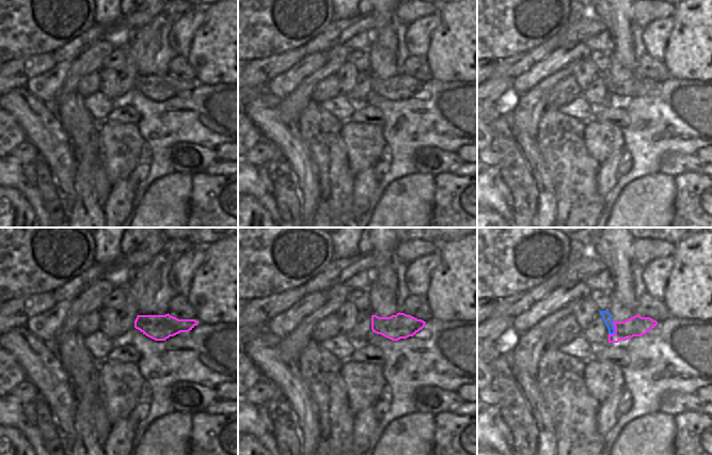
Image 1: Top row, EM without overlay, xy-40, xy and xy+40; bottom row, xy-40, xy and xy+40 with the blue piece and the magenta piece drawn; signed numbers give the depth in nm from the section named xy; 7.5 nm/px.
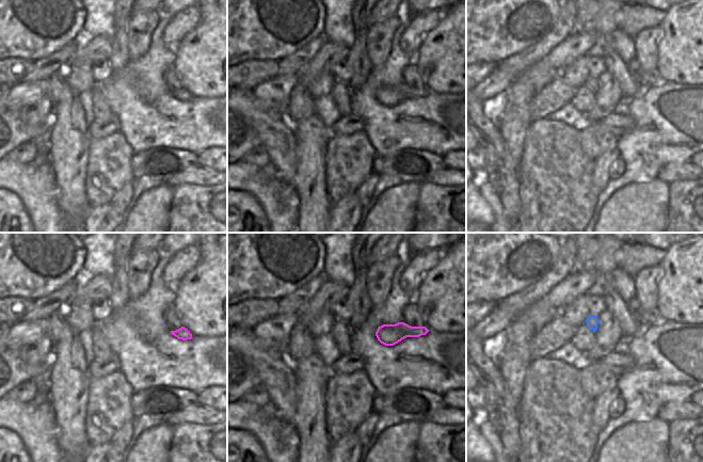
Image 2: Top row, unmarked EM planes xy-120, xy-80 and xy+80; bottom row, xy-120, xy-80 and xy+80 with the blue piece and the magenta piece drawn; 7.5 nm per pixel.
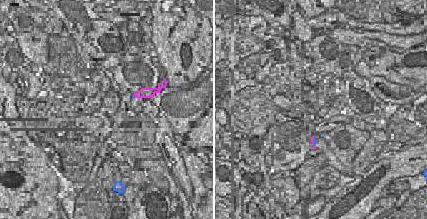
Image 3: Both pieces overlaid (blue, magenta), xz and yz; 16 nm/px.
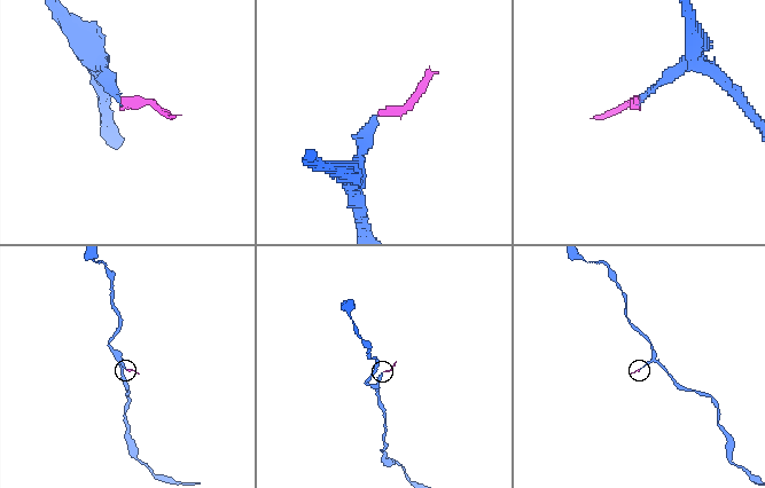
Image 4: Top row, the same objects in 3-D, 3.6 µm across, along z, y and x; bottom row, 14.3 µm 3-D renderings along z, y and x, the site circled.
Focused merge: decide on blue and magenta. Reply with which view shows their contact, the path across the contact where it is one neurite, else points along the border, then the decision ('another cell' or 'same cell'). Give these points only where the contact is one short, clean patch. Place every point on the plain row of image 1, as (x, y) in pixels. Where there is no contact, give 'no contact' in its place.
contact in xy+40; way xy+40 (605, 76), (614, 91), (626, 91), (636, 87); same cell

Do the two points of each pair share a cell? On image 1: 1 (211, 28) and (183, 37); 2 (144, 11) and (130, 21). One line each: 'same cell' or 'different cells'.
1: different cells
2: same cell

